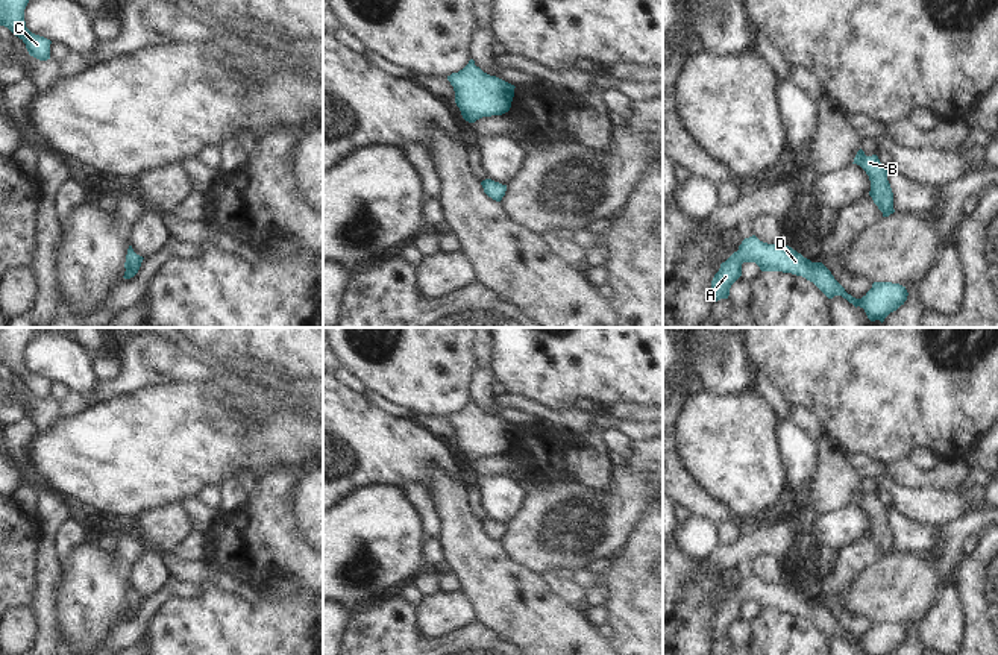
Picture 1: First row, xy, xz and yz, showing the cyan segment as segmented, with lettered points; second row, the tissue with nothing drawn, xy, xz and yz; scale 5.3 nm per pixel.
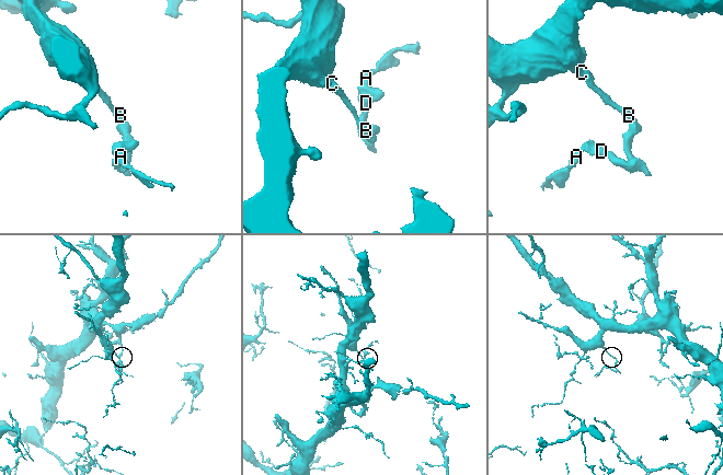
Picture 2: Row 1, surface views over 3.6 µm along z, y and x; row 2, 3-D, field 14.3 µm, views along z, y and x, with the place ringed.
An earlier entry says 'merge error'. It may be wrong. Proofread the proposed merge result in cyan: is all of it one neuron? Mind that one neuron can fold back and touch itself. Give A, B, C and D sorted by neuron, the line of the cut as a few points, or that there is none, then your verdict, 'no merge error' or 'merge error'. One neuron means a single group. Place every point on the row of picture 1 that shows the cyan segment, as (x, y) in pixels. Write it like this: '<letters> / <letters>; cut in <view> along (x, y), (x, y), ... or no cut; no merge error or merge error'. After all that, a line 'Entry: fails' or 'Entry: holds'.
A B C D; no cut; no merge error
Entry: fails

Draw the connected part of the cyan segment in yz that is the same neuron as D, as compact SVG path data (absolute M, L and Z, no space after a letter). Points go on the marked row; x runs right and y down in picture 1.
M752 235L745 238L739 250L720 264L711 280L713 302L728 299L731 285L742 276L743 262L755 262L761 271L802 276L813 282L828 299L842 296L855 308L863 308L871 321L880 320L883 323L890 312L904 305L909 296L905 287L899 284L874 282L861 299L855 299L845 291L822 262L811 262L783 241L767 244Z

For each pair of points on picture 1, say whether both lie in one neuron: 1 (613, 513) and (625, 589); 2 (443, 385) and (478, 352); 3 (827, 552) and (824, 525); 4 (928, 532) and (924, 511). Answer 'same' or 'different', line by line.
1: different
2: different
3: different
4: different

